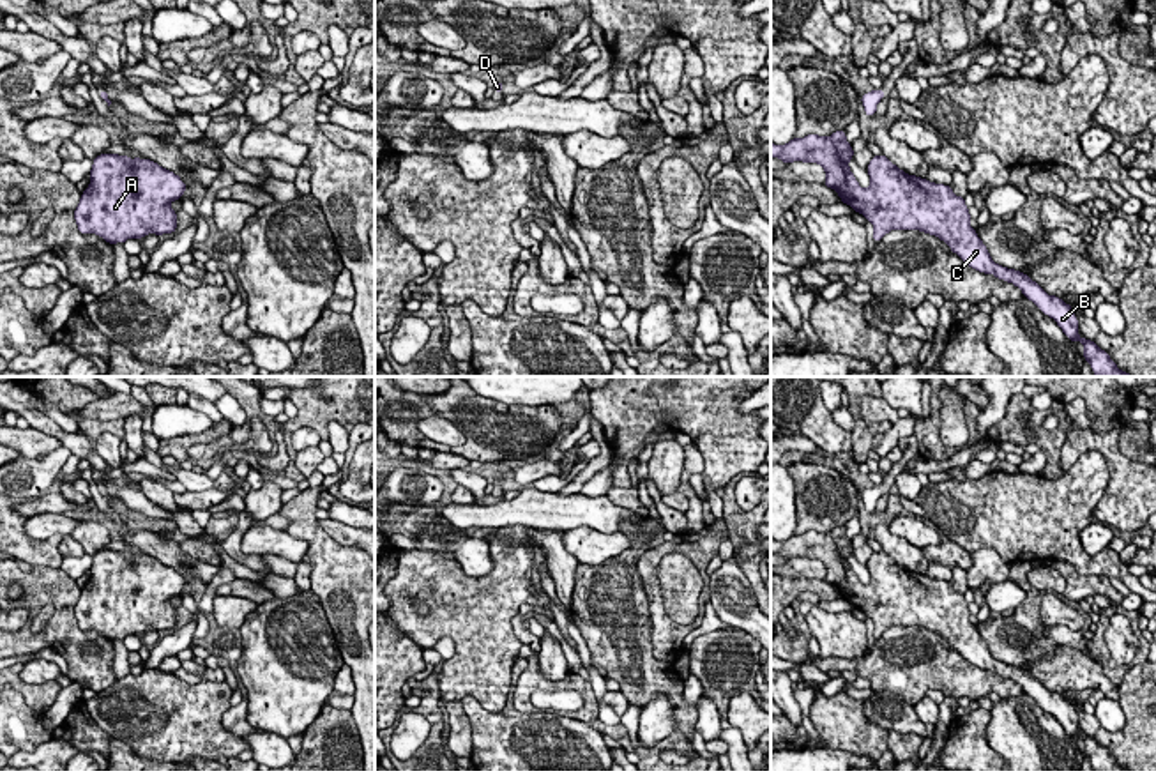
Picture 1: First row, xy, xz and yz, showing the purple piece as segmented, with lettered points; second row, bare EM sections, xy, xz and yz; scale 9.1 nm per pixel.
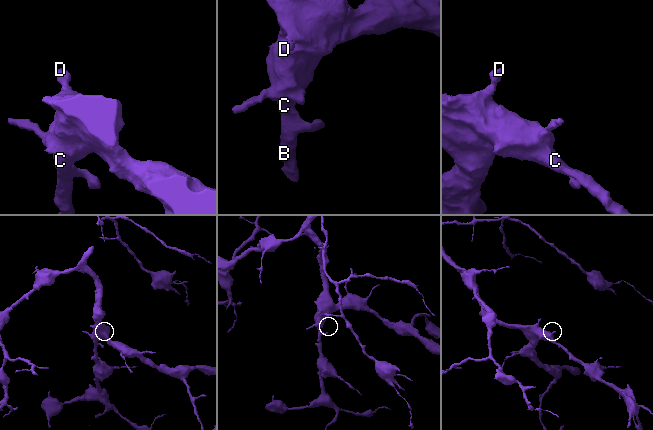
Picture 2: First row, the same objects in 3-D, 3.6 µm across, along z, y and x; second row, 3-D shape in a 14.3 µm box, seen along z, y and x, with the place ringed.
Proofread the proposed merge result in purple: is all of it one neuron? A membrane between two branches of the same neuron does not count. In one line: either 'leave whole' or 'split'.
leave whole

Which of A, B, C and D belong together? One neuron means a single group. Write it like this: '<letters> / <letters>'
A B C D

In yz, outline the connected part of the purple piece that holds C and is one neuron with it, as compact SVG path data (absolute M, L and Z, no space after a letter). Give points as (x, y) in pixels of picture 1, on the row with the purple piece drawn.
M845 129L831 136L792 138L785 145L771 143L771 157L778 157L787 164L794 161L820 164L825 172L824 184L873 225L875 242L891 230L919 230L939 237L969 267L1018 286L1023 297L1057 322L1068 340L1080 341L1085 347L1084 359L1096 377L1131 377L1117 368L1108 352L1078 336L1078 318L1073 306L1048 295L1027 274L992 260L986 246L969 225L970 214L965 198L956 196L951 186L909 175L880 154L873 156L866 168L870 187L861 187L848 166L854 150L847 141Z

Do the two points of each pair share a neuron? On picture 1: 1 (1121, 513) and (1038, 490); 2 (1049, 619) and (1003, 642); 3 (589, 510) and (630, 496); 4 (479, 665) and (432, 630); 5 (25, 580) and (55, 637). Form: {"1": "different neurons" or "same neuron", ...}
{"1": "different neurons", "2": "different neurons", "3": "different neurons", "4": "same neuron", "5": "same neuron"}

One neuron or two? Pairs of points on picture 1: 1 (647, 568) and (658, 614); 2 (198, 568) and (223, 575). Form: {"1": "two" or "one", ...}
{"1": "one", "2": "two"}

